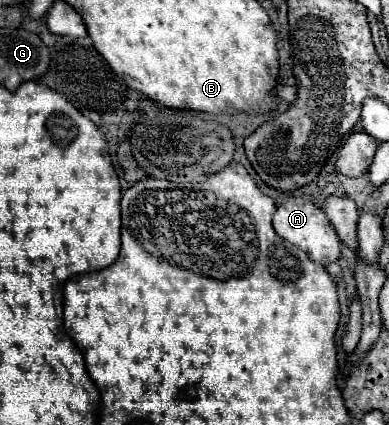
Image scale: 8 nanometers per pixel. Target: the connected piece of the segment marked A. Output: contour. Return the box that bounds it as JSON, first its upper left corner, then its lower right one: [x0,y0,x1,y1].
[273,195,341,267]

